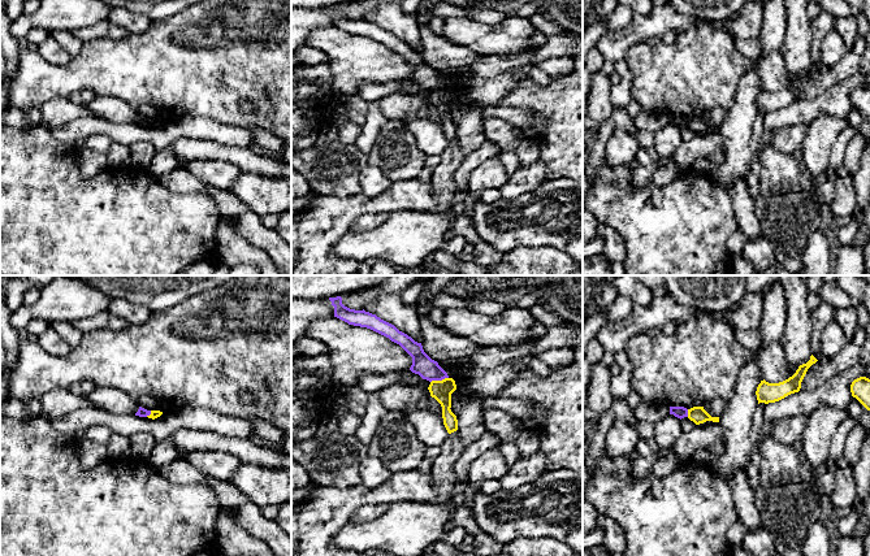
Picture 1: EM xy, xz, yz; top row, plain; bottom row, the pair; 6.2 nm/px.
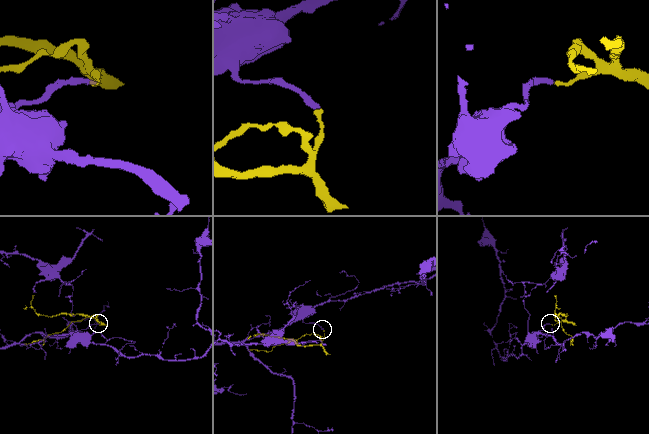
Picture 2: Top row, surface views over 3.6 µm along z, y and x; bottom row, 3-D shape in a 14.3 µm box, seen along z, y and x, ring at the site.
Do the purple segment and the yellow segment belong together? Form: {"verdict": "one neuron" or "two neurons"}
{"verdict": "two neurons"}

